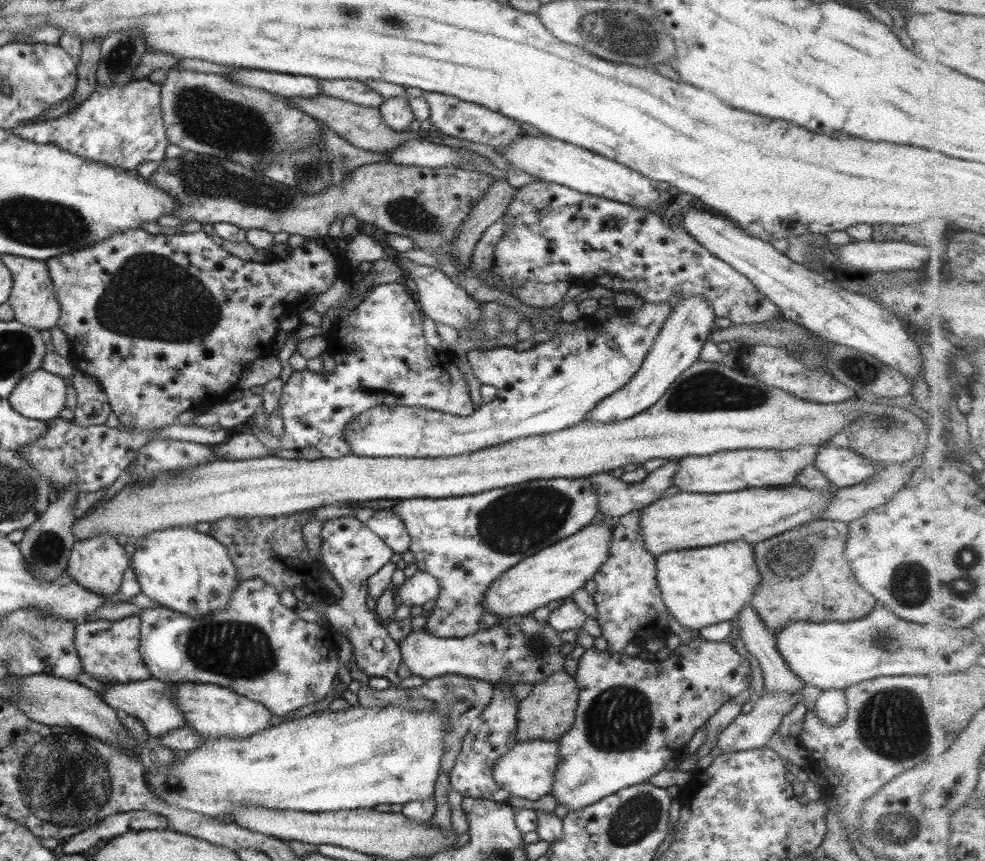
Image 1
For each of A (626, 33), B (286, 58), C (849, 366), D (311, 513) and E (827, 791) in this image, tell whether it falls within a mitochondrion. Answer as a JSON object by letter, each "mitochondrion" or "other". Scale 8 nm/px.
{"A":"mitochondrion","B":"other","C":"mitochondrion","D":"other","E":"other"}

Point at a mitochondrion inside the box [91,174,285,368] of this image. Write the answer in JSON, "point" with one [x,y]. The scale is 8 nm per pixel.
{"point":[107,310]}

